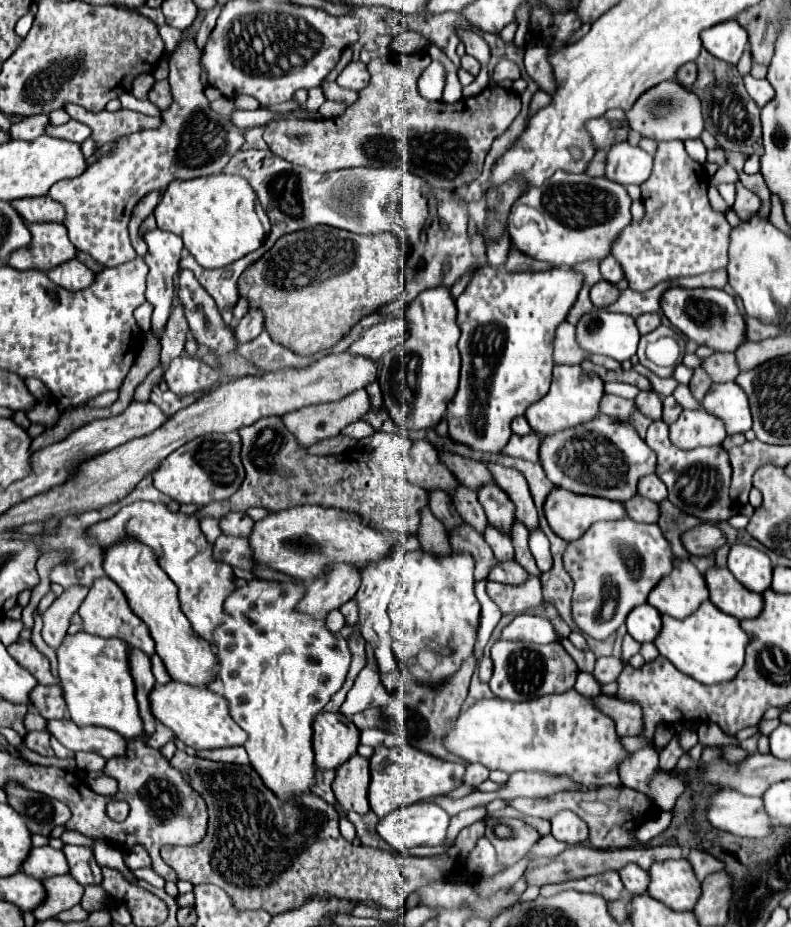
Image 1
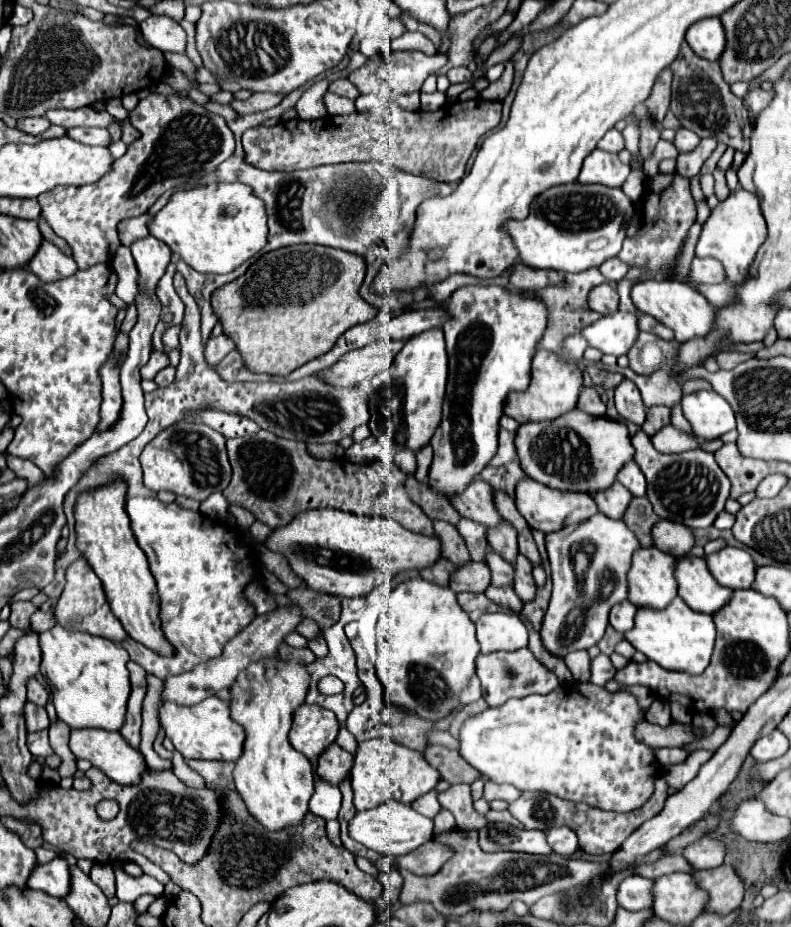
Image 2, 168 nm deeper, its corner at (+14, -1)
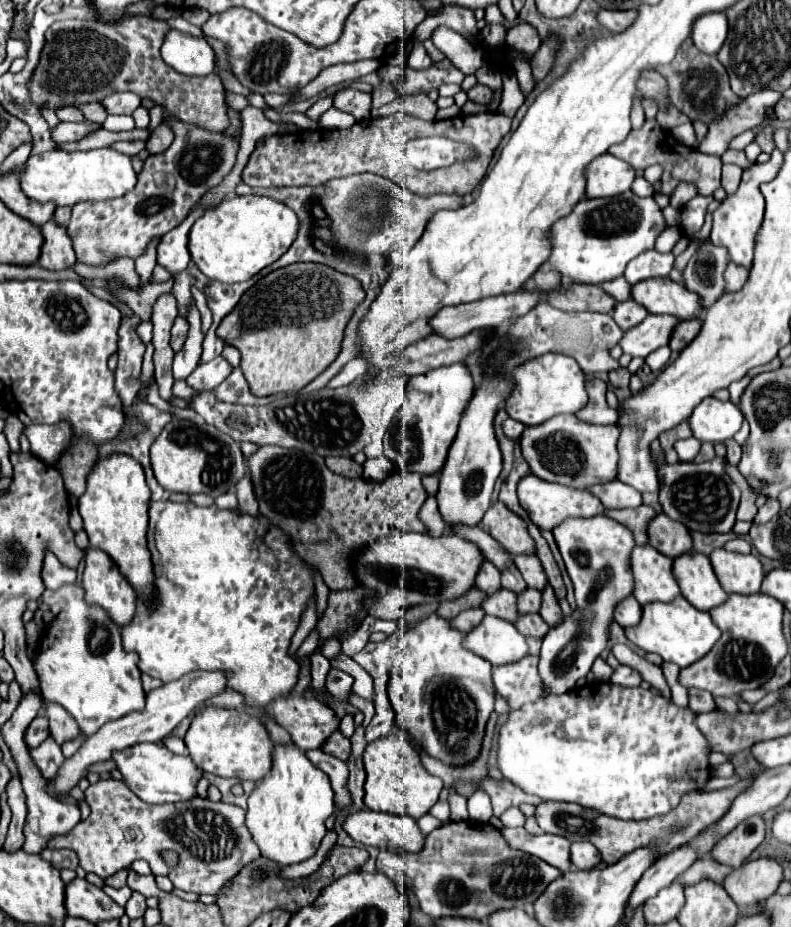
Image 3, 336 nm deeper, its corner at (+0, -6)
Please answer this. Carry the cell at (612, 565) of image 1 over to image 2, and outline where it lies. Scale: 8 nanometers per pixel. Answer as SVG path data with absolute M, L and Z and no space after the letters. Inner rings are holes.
M602 513L592 515L576 527L564 527L546 535L554 591L540 627L540 639L550 655L564 659L568 653L578 649L590 649L602 639L612 605L626 599L626 573L632 553L638 547L640 543L636 543L632 531L628 531L622 521L608 519ZM586 547L590 549L588 567L584 571L584 577L578 577L574 571L574 551Z

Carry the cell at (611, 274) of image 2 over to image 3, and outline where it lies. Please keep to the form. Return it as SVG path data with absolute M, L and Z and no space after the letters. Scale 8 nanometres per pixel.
M650 248L626 266L624 278L630 284L636 284L640 280L648 280L648 278L656 278L656 276L668 276L668 272L672 270L672 264L674 264L672 254L660 254L654 248Z

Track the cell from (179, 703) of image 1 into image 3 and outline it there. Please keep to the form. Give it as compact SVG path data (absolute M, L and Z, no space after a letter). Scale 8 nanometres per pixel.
M206 706L192 716L190 728L184 736L186 748L194 764L202 772L218 776L236 776L240 780L262 780L272 764L272 742L264 724L242 708Z

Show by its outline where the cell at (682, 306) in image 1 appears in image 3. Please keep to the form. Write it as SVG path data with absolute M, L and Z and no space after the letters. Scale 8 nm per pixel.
M650 278L634 284L632 298L650 314L670 314L680 320L696 320L702 312L702 298L670 278Z

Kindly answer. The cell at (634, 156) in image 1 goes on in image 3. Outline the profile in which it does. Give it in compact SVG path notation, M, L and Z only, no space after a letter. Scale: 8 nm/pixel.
M612 154L598 156L586 170L586 198L616 196L630 190L636 172L630 164Z

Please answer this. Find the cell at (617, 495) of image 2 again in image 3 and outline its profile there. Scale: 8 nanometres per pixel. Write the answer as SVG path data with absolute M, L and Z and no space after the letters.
M620 480L594 486L594 488L590 488L590 492L596 498L600 498L604 508L608 508L608 510L612 510L612 508L622 510L622 508L638 508L638 506L642 506L642 494L638 494L634 488L622 484Z

